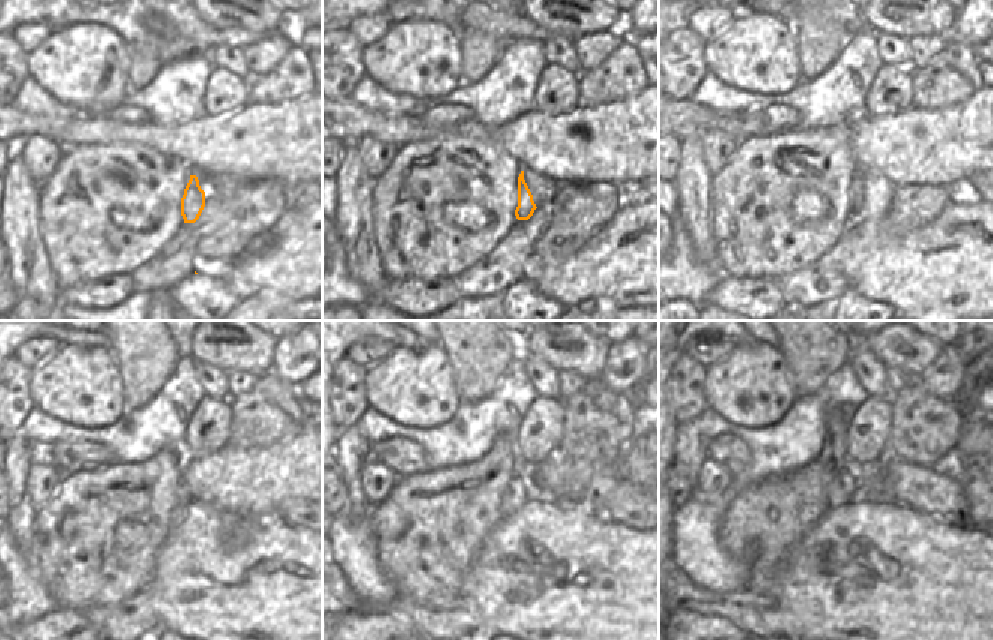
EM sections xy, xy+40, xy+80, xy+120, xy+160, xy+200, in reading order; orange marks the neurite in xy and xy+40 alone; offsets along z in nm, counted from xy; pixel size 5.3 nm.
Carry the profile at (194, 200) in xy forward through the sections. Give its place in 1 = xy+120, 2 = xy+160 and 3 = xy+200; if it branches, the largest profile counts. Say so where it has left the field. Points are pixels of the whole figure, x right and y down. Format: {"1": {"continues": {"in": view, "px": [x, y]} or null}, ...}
{"1": {"continues": {"in": "xy+120", "px": [177, 514]}}, "2": {"continues": {"in": "xy+160", "px": [513, 496]}}, "3": {"continues": {"in": "xy+200", "px": [843, 489]}}}

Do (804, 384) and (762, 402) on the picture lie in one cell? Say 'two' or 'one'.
two

